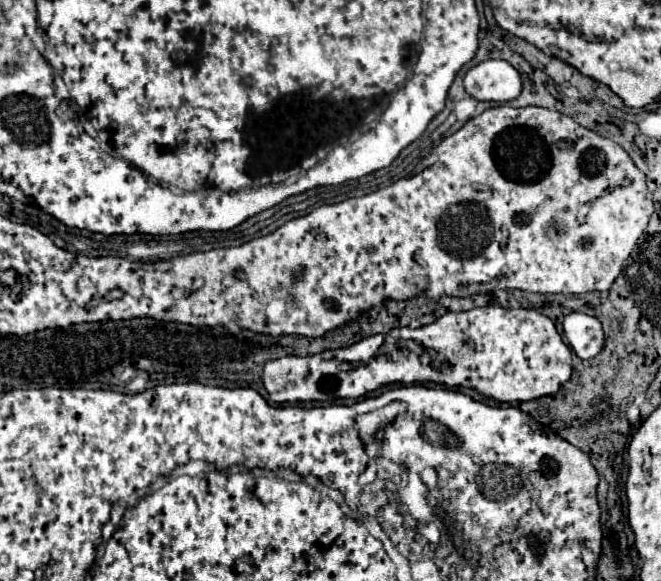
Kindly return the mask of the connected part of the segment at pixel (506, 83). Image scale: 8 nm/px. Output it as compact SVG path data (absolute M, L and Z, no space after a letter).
M486 60L466 72L464 88L476 100L508 102L520 96L522 82L518 70L506 60Z

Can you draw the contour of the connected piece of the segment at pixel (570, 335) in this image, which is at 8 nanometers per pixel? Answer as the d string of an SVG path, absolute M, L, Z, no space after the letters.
M572 312L564 318L564 336L582 360L594 358L604 346L604 330L600 320L584 312Z

